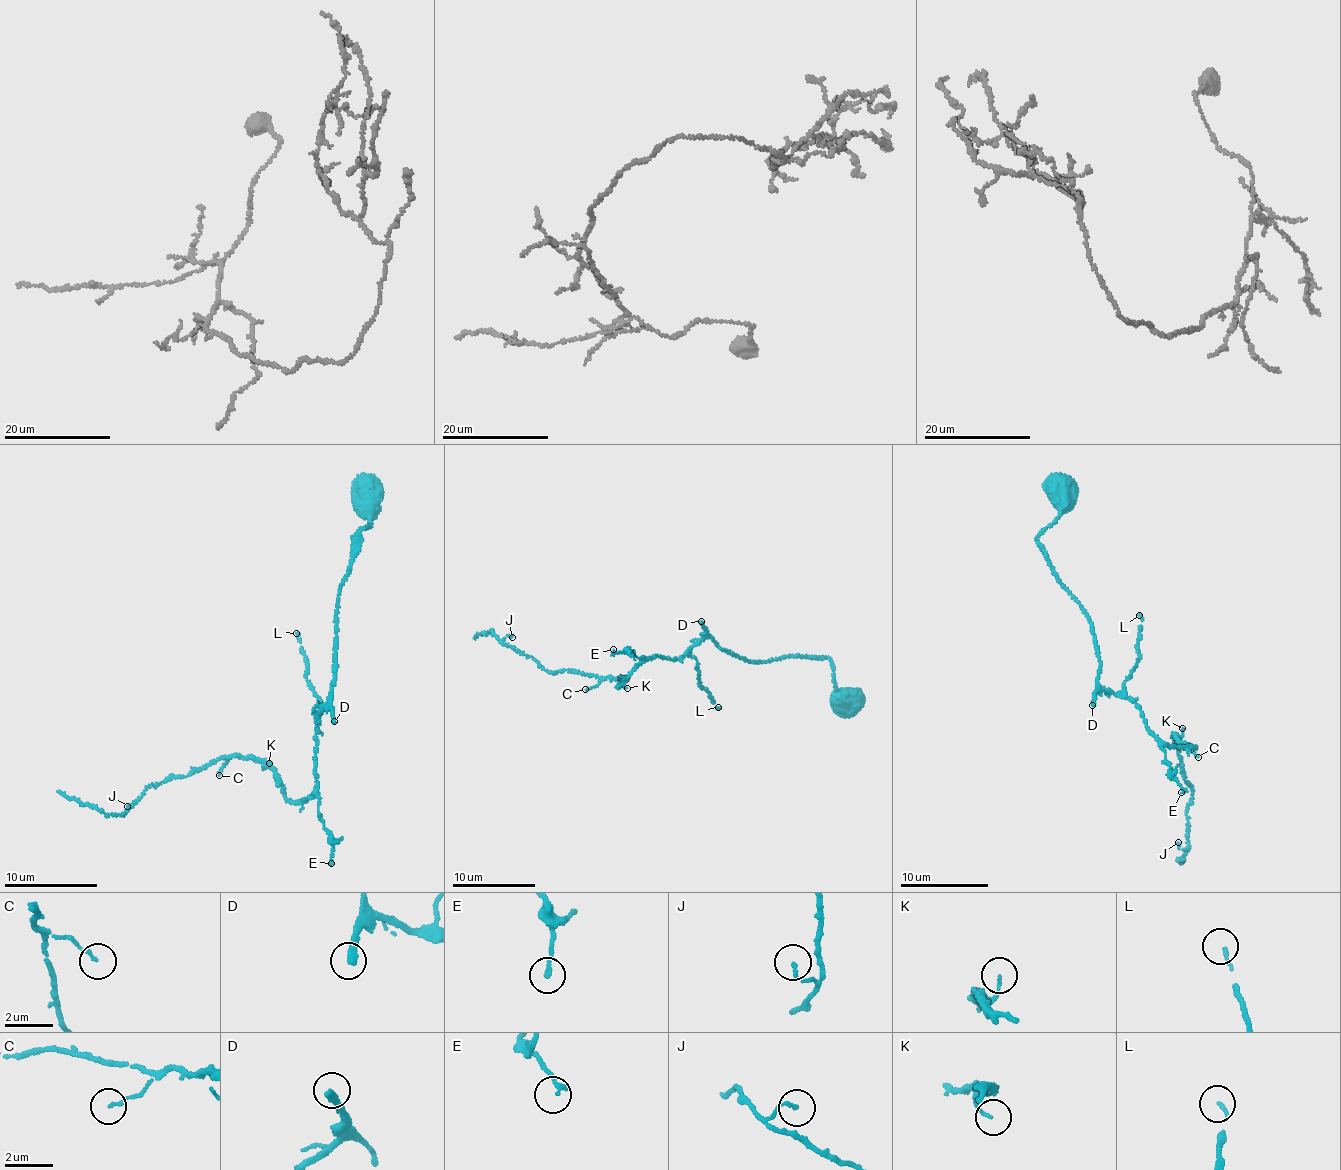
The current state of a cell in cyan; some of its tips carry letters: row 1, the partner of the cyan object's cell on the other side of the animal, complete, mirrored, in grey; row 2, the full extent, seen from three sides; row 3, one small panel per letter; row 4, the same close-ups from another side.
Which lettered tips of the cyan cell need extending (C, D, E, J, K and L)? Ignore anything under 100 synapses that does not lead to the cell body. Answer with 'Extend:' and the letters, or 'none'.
Extend: D

